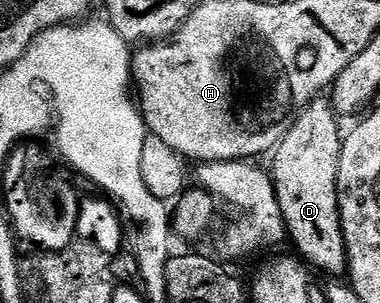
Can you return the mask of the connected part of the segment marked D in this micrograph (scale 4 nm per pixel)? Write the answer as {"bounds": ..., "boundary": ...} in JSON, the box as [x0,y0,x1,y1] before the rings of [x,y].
{"bounds":[271,100,350,279],"boundary":[[[328,100],[310,101],[292,118],[291,124],[282,132],[281,142],[271,154],[271,176],[277,202],[283,211],[288,240],[293,240],[294,247],[302,254],[297,253],[314,270],[330,273],[333,279],[344,278],[341,276],[349,269],[350,255],[345,246],[345,226],[341,217],[339,159],[343,129],[337,126],[337,120],[338,114]]]}

